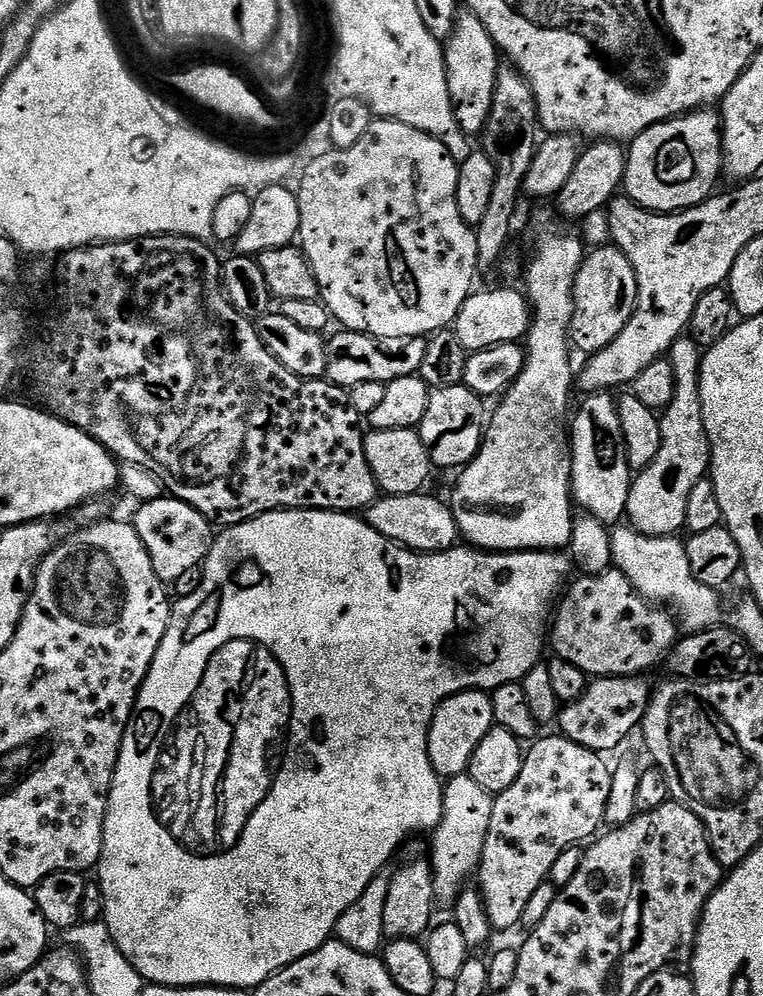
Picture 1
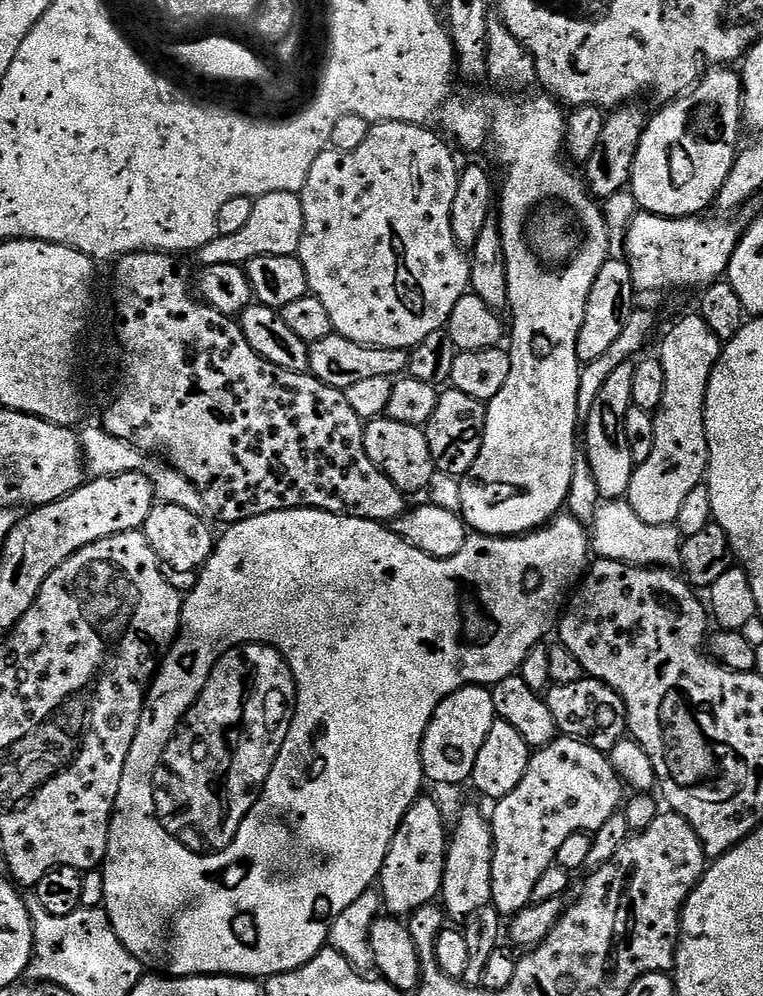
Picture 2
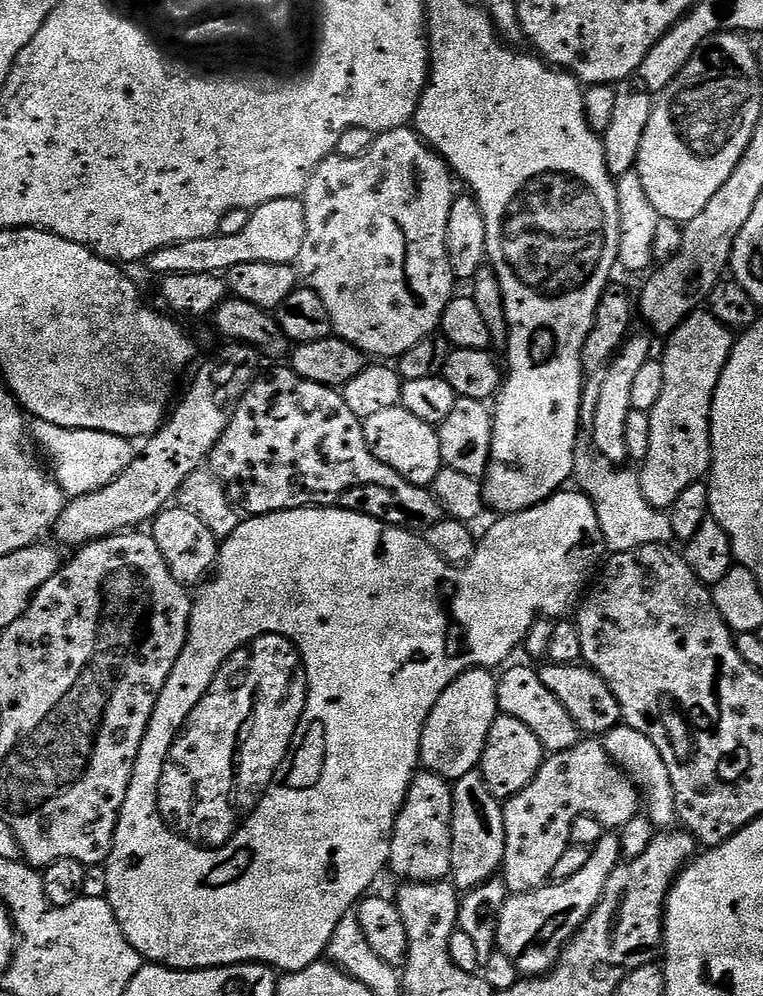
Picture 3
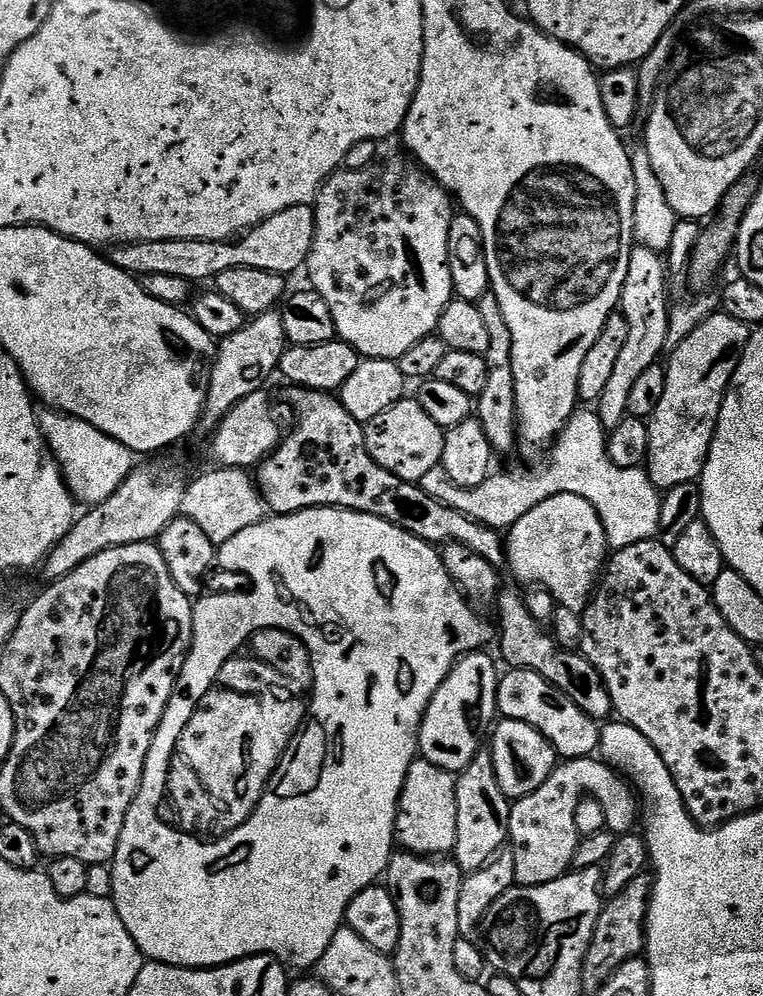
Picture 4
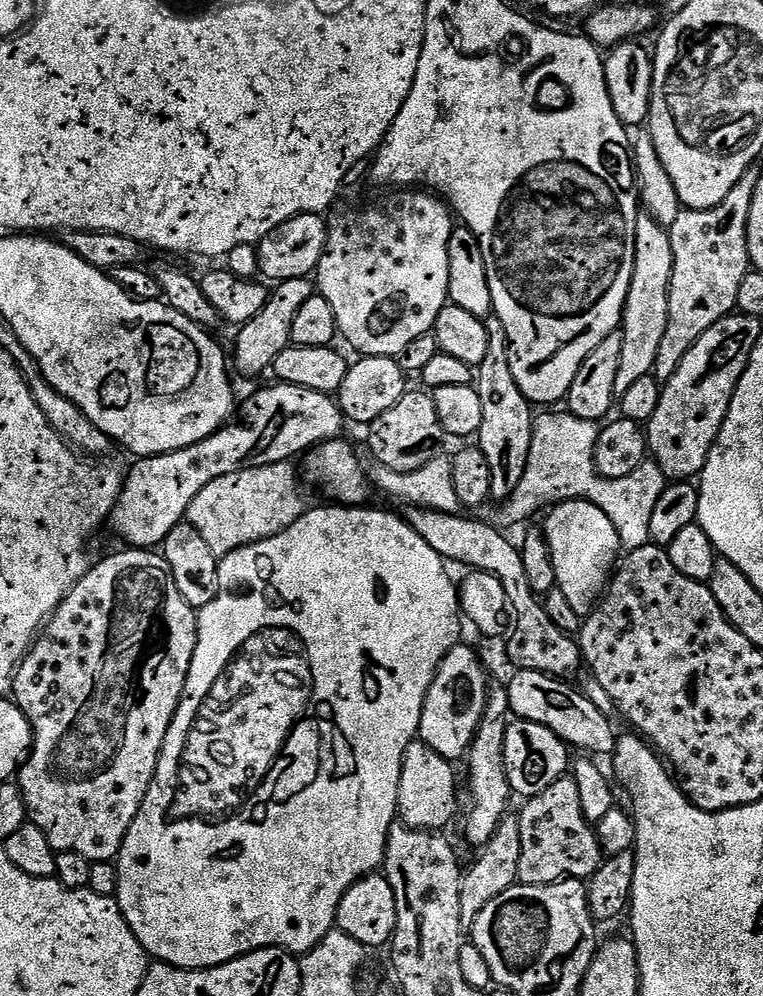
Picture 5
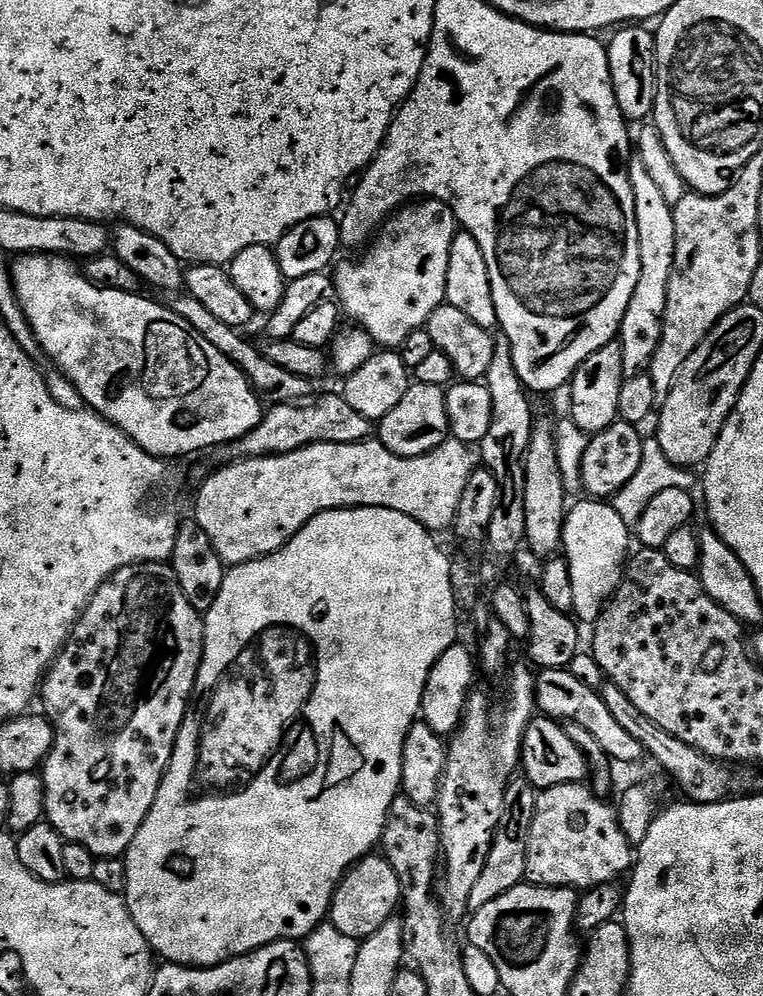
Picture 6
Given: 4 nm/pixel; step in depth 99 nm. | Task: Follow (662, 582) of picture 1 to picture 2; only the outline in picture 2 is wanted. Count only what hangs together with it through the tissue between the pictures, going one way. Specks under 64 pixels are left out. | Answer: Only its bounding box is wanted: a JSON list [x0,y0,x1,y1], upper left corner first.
[590,498,682,568]

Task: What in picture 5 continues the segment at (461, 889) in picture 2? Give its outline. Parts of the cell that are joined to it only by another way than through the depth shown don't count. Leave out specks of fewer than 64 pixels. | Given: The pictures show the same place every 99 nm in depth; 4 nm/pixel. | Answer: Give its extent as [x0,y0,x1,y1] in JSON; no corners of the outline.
[466,683,514,846]

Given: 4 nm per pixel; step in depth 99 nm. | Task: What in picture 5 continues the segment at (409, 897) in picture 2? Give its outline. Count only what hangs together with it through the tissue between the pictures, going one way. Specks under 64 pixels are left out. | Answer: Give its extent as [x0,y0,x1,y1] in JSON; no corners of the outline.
[398,738,456,830]

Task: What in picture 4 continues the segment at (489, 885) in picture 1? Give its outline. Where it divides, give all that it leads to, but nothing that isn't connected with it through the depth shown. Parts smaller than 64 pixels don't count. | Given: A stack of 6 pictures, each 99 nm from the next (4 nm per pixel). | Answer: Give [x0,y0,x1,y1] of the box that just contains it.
[508,756,637,888]

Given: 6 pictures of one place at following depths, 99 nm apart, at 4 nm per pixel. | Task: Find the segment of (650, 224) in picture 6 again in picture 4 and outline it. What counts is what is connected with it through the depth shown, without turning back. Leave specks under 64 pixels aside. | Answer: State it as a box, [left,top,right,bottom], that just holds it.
[598,247,670,430]

